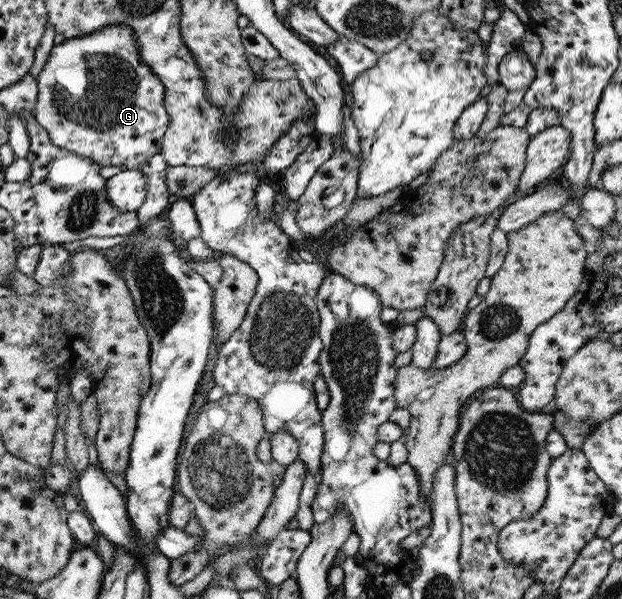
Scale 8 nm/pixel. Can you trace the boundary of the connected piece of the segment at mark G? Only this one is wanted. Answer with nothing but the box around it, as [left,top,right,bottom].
[34,23,168,170]

